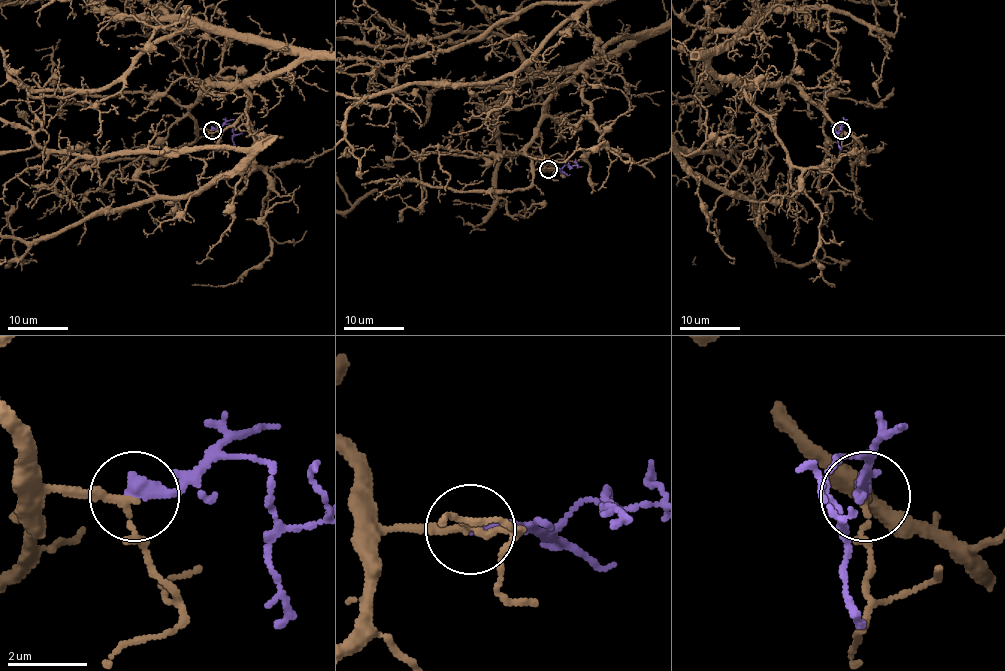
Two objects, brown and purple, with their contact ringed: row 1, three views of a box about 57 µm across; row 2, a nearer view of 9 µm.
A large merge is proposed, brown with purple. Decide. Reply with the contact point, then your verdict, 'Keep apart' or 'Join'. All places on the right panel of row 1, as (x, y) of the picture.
Place: (841, 130). Join

